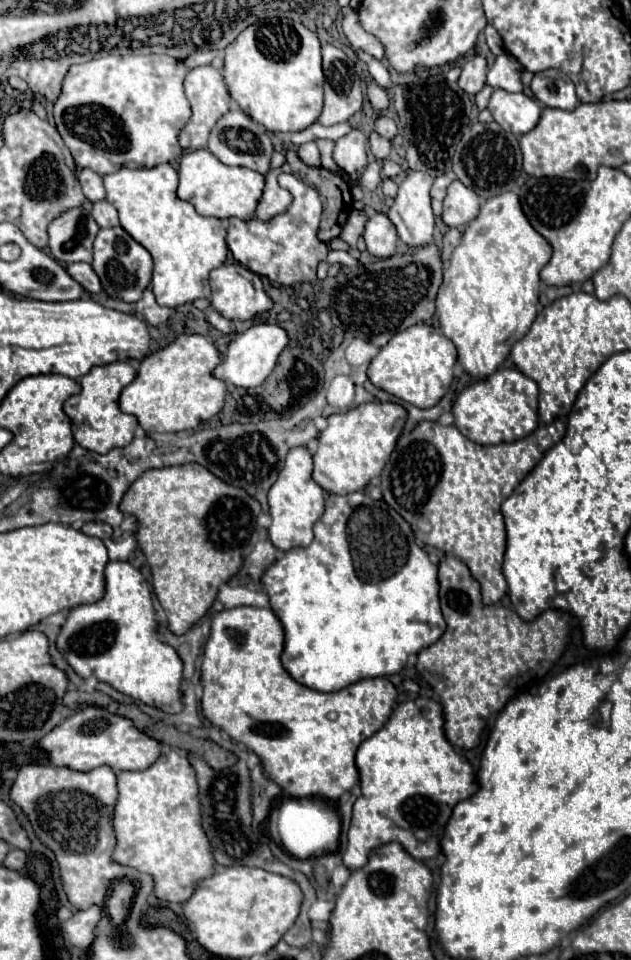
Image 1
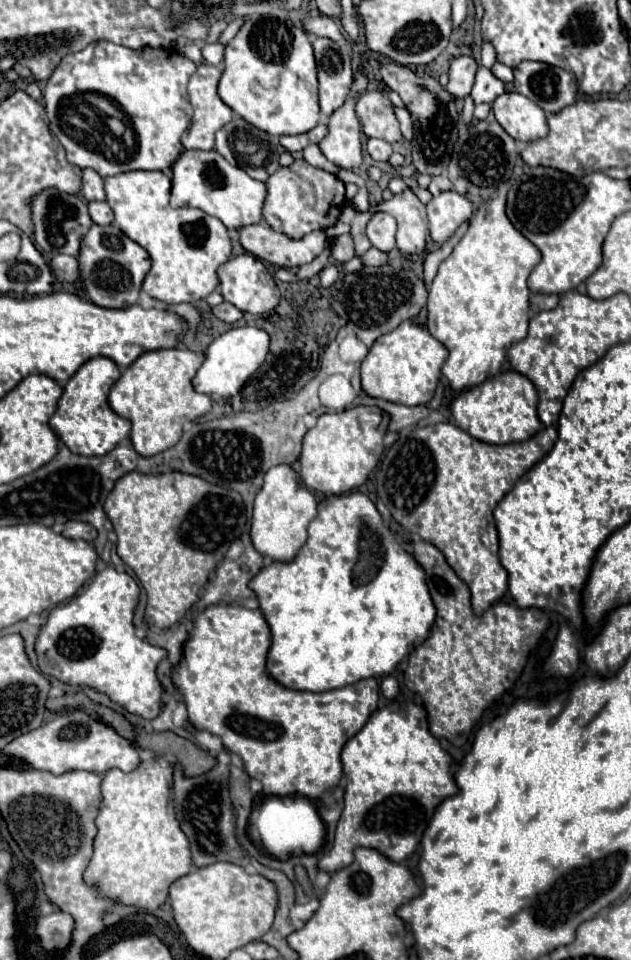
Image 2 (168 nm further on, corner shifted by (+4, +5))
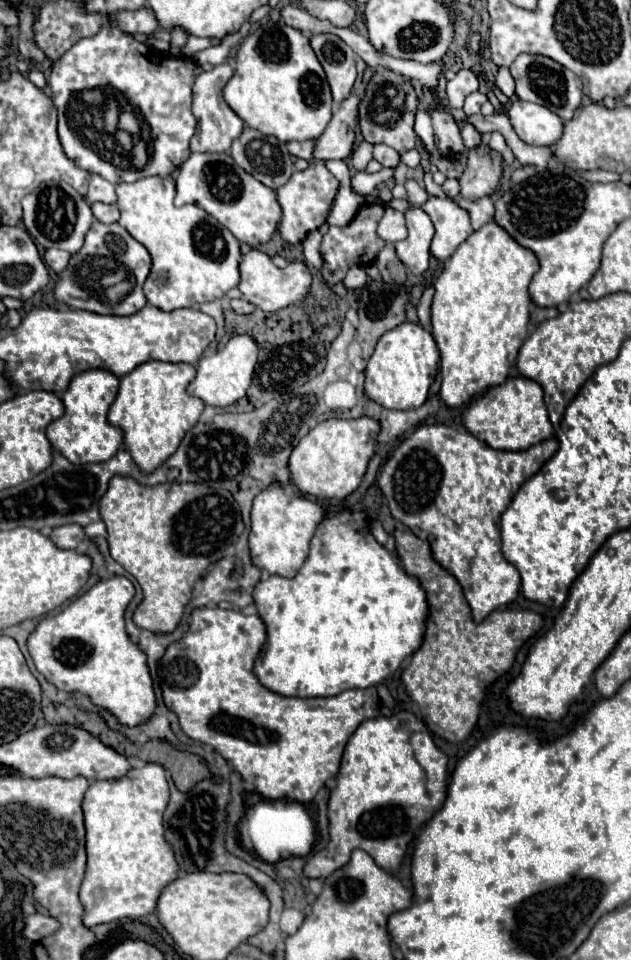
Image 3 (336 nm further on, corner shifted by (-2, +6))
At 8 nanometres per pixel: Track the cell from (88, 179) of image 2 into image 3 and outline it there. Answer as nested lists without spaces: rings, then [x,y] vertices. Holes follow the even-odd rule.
[[[93,174],[91,182],[89,182],[89,194],[87,194],[89,204],[93,202],[105,202],[105,204],[115,204],[117,202],[117,194],[115,194],[115,184],[107,182],[105,178]]]

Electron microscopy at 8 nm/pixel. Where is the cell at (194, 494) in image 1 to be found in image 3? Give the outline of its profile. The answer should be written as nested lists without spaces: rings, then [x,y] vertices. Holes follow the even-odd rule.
[[[113,476],[105,496],[99,500],[99,514],[107,526],[109,554],[129,574],[135,576],[143,590],[143,600],[133,612],[133,622],[155,634],[169,634],[177,628],[185,604],[191,600],[193,584],[203,578],[207,566],[225,556],[227,548],[241,536],[243,522],[235,498],[227,490],[213,490],[203,484],[157,484],[141,486],[133,478]]]

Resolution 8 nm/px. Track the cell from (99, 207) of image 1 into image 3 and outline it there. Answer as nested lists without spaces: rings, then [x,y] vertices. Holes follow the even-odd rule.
[[[95,202],[95,204],[91,204],[91,210],[93,210],[93,216],[103,224],[113,224],[119,220],[119,210],[115,204]]]

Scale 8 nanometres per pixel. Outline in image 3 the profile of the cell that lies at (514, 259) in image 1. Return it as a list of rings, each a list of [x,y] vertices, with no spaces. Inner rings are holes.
[[[495,222],[485,224],[481,230],[463,242],[457,252],[443,264],[443,272],[435,282],[435,298],[431,304],[431,324],[433,338],[441,354],[441,390],[439,398],[449,408],[467,406],[475,394],[485,392],[491,386],[503,384],[515,364],[521,344],[529,336],[529,292],[527,286],[533,274],[539,270],[535,254],[519,246],[501,226]]]

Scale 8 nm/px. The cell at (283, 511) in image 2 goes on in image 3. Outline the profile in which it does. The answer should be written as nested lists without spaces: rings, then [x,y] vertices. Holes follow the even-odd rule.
[[[273,482],[265,492],[257,494],[251,508],[251,532],[249,532],[249,552],[251,562],[259,570],[277,574],[283,578],[293,578],[309,554],[309,540],[317,524],[325,518],[319,504],[309,498],[291,498],[283,488]]]

